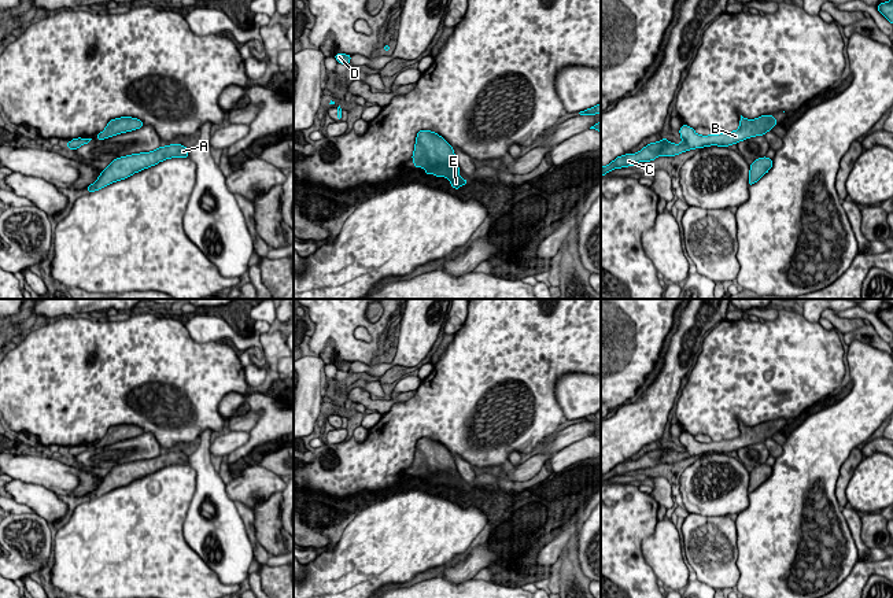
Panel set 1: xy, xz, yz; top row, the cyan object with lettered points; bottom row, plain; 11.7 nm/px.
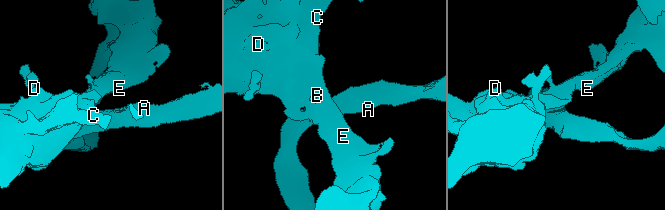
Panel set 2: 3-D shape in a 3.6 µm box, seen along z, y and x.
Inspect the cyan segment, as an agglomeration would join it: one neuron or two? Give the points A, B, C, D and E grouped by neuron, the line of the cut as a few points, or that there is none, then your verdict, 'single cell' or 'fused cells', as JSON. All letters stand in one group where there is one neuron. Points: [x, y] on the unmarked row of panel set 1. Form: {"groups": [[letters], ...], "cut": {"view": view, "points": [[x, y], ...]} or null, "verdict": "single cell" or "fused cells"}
{"groups": [["A", "E"], ["B", "C", "D"]], "cut": {"view": "xz", "points": [[446, 449], [430, 449], [416, 453]]}, "verdict": "fused cells"}

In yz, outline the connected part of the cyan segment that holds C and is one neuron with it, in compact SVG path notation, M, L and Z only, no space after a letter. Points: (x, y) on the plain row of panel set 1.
M741 422L739 435L730 440L712 440L709 443L701 443L687 432L682 432L679 440L682 444L680 451L672 451L667 447L667 444L657 450L650 450L636 461L626 461L617 464L608 473L601 473L601 483L605 483L613 476L634 473L638 469L654 468L660 462L675 464L694 455L704 455L709 453L728 454L731 451L737 451L742 447L754 444L754 427L746 427Z

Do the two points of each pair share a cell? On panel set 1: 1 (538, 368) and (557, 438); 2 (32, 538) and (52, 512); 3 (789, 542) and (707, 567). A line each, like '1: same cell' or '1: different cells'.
1: different cells
2: different cells
3: different cells

